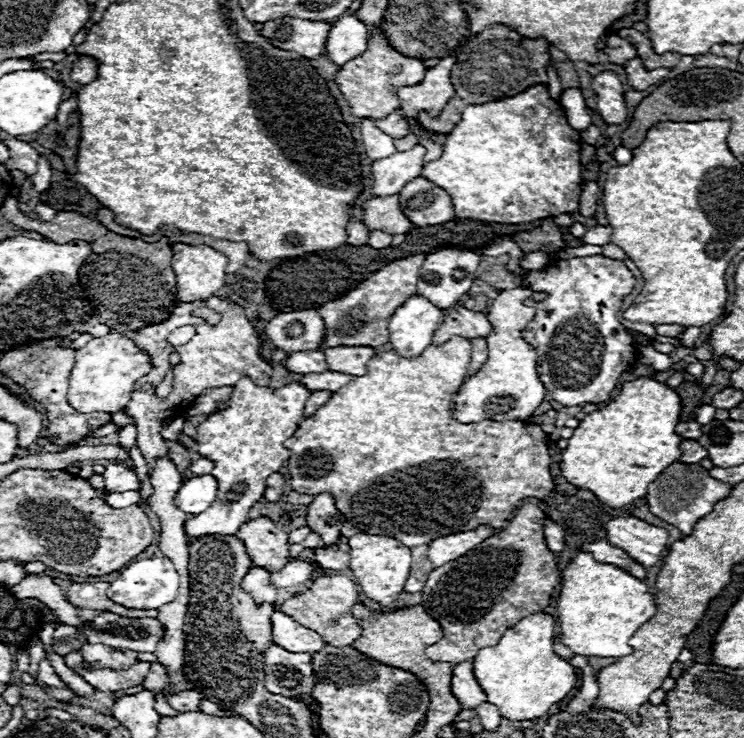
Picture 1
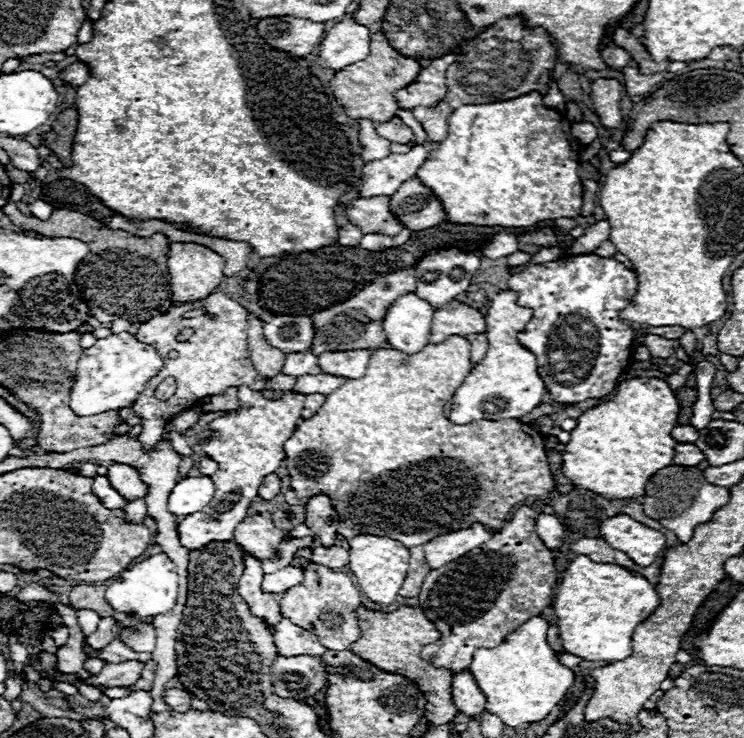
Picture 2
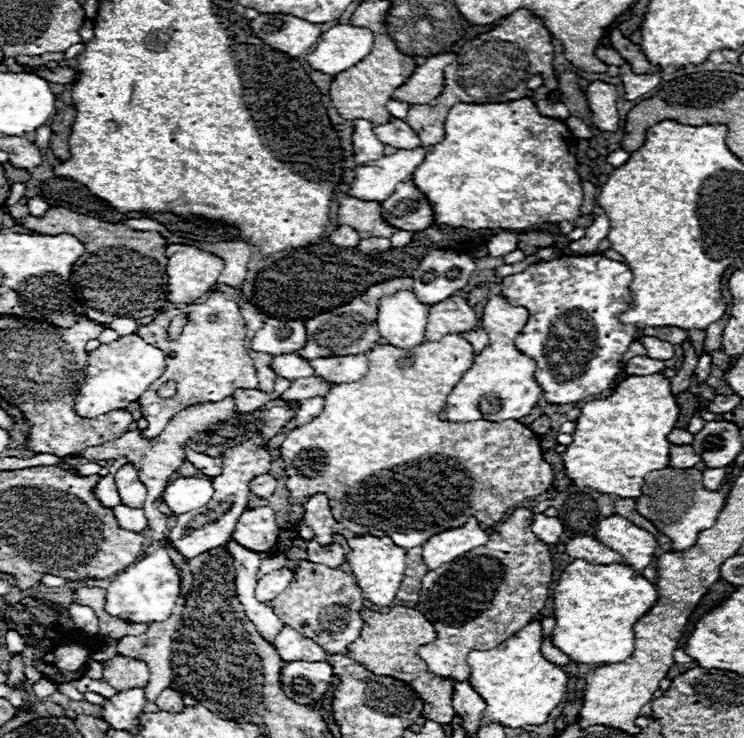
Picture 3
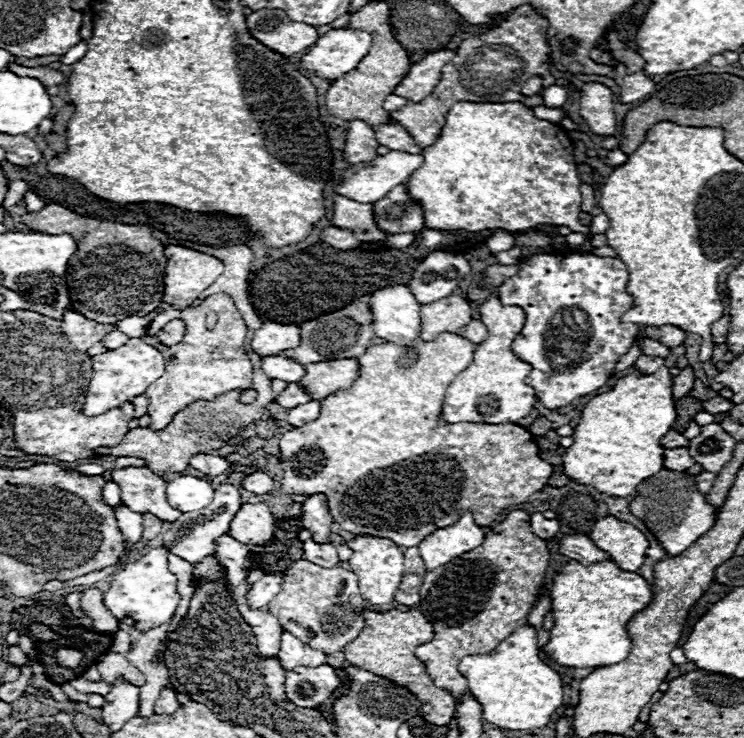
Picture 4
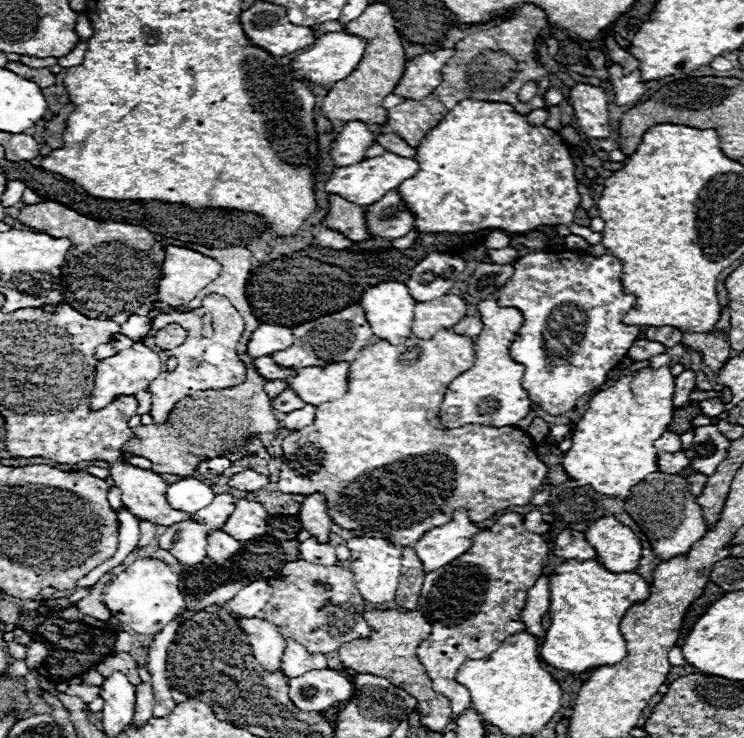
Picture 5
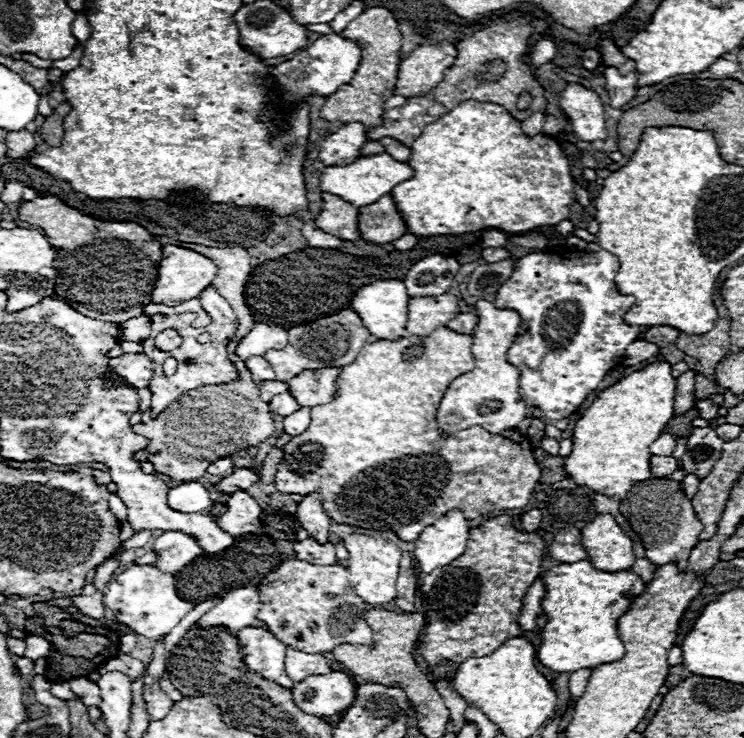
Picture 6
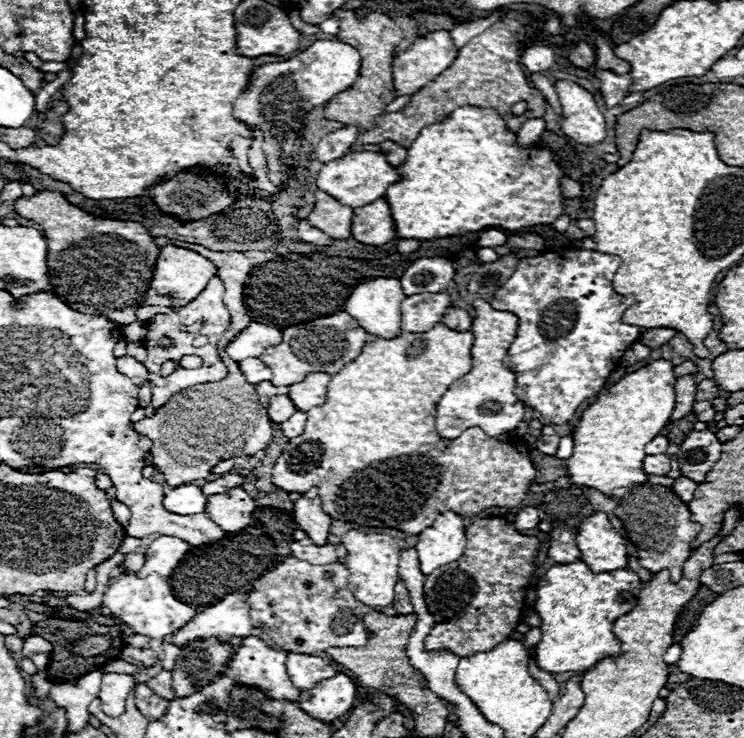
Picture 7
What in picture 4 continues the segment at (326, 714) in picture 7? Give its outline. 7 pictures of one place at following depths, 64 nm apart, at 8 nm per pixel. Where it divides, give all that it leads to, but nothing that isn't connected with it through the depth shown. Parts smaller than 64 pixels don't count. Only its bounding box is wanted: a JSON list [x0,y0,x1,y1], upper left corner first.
[286,664,344,708]

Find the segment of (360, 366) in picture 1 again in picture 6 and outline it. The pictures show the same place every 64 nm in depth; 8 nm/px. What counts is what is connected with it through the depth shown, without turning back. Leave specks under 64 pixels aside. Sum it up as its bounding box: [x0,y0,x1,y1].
[288,368,340,406]

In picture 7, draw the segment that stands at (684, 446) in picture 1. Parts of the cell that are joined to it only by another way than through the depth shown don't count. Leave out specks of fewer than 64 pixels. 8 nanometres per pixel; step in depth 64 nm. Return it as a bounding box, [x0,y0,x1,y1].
[642,454,670,476]

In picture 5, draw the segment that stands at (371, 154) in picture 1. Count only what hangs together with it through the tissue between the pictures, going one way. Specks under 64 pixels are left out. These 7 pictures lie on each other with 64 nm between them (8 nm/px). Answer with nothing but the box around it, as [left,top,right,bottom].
[330,122,376,166]

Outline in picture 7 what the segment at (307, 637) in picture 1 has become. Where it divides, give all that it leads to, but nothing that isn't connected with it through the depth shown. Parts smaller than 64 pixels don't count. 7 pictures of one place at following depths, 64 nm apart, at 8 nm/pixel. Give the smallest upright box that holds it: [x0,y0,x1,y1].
[288,654,336,690]

